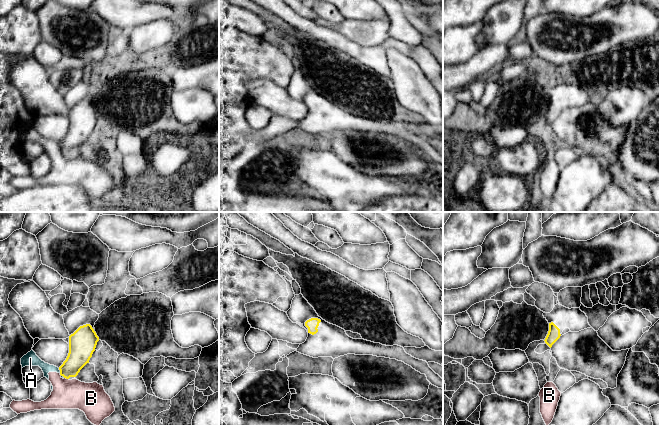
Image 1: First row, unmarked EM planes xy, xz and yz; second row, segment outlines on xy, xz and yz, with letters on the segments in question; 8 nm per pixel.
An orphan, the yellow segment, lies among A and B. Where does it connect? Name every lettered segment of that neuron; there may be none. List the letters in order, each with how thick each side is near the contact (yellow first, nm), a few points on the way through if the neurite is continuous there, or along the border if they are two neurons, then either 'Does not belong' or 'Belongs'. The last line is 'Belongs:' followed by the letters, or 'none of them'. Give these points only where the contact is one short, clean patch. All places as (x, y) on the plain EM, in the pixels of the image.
A: Thickness 200 nm (yellow) against 100 nm. Boundary: xy (58, 144), (60, 148). Does not belong
B: Thickness 190 nm (yellow) against 240 nm. Boundary: xy (64, 153), (68, 155). Does not belong
Belongs: none of them

